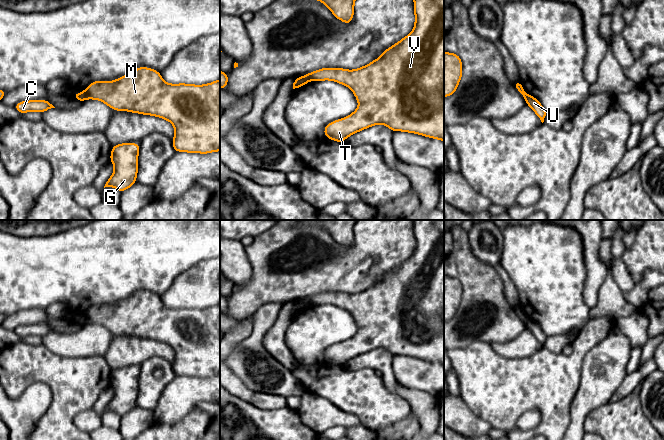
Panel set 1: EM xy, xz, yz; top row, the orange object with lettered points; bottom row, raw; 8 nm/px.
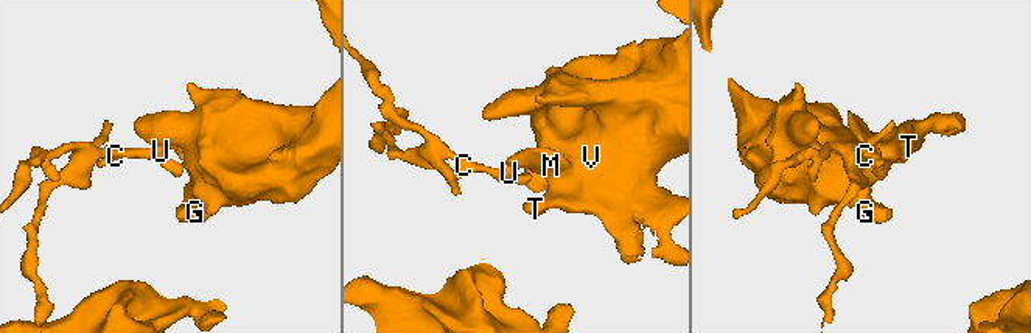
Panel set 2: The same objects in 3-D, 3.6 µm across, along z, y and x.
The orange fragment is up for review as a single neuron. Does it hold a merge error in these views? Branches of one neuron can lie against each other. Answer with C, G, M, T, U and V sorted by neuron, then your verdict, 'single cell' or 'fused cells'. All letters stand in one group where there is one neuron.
C U / G M T V | fused cells

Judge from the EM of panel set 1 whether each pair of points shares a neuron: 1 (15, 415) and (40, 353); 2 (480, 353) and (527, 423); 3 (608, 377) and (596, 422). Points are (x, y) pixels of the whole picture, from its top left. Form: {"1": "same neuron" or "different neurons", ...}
{"1": "different neurons", "2": "different neurons", "3": "different neurons"}

